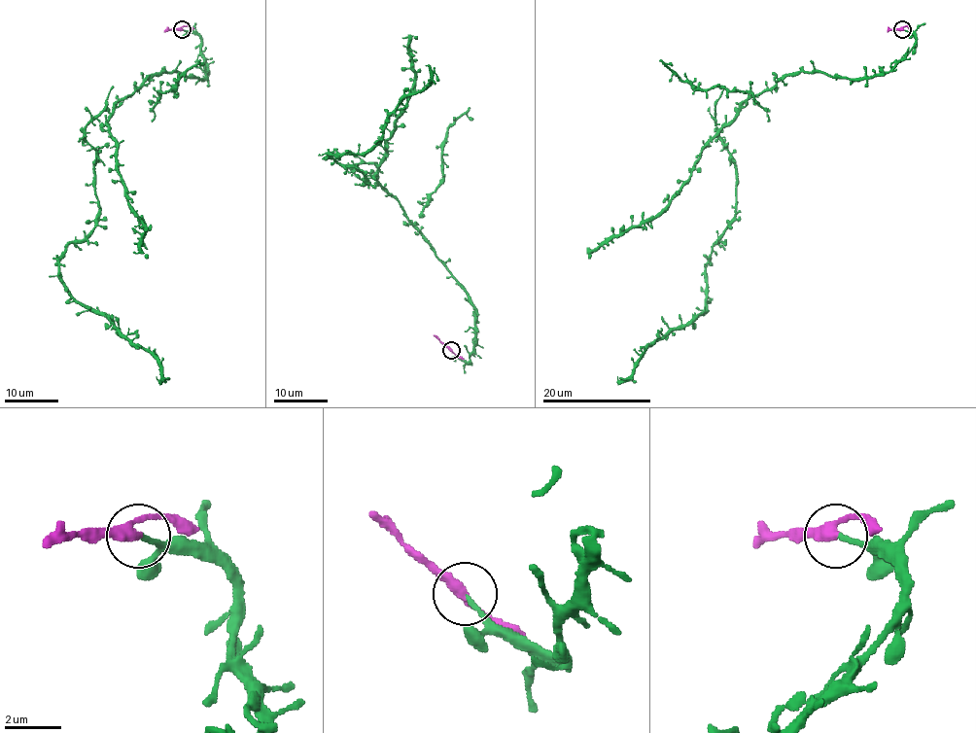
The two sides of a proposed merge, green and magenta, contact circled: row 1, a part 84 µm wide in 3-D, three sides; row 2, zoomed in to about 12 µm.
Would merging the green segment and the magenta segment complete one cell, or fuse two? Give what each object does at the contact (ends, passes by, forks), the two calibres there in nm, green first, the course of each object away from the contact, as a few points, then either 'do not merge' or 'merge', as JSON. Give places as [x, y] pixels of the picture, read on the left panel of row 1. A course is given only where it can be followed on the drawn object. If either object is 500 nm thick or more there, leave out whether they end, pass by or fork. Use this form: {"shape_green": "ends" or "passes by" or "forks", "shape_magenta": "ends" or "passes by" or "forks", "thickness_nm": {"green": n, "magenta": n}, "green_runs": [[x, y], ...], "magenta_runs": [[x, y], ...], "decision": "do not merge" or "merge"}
{"shape_green": "ends", "shape_magenta": "passes by", "thickness_nm": {"green": 180, "magenta": 320}, "green_runs": [[182, 29], [205, 78], [153, 74], [86, 126], [98, 220], [59, 261], [156, 377]], "magenta_runs": [[182, 29], [164, 32]], "decision": "merge"}

